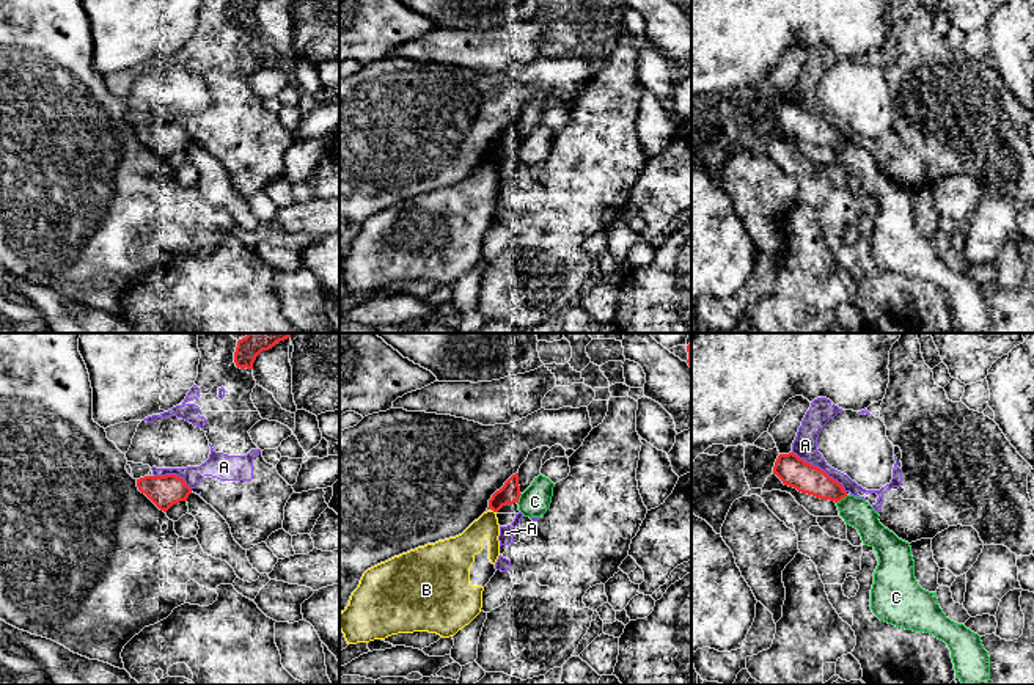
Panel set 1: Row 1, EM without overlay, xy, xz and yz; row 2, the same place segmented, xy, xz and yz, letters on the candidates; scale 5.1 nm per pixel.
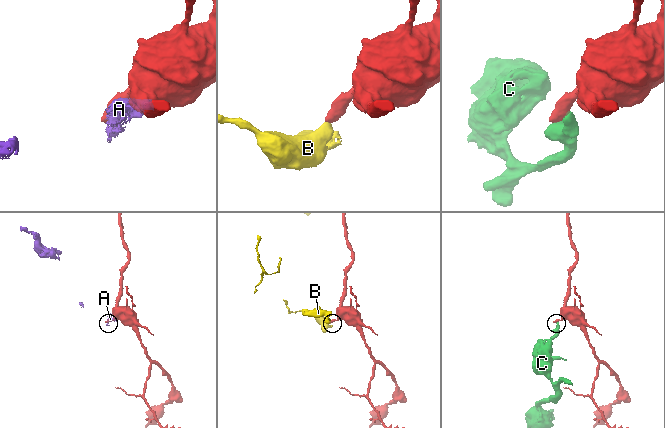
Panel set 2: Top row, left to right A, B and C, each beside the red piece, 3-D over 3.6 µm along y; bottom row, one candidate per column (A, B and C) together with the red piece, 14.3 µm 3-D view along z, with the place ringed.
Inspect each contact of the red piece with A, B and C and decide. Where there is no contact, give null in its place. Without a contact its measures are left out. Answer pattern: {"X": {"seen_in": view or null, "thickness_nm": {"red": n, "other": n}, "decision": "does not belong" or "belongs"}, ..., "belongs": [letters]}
{"A": {"seen_in": "yz", "thickness_nm": {"red": 160, "other": 130}, "decision": "does not belong"}, "B": {"seen_in": "xz", "thickness_nm": {"red": 110, "other": 140}, "decision": "does not belong"}, "C": {"seen_in": "yz", "thickness_nm": {"red": 150, "other": 150}, "decision": "does not belong"}, "belongs": []}

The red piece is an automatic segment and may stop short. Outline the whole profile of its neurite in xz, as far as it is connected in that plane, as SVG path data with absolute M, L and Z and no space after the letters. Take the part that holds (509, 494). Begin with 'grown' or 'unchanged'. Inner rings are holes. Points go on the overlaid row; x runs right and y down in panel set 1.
unchanged | M515 473L492 495L487 509L498 512L506 504L519 503L520 495L519 473Z

